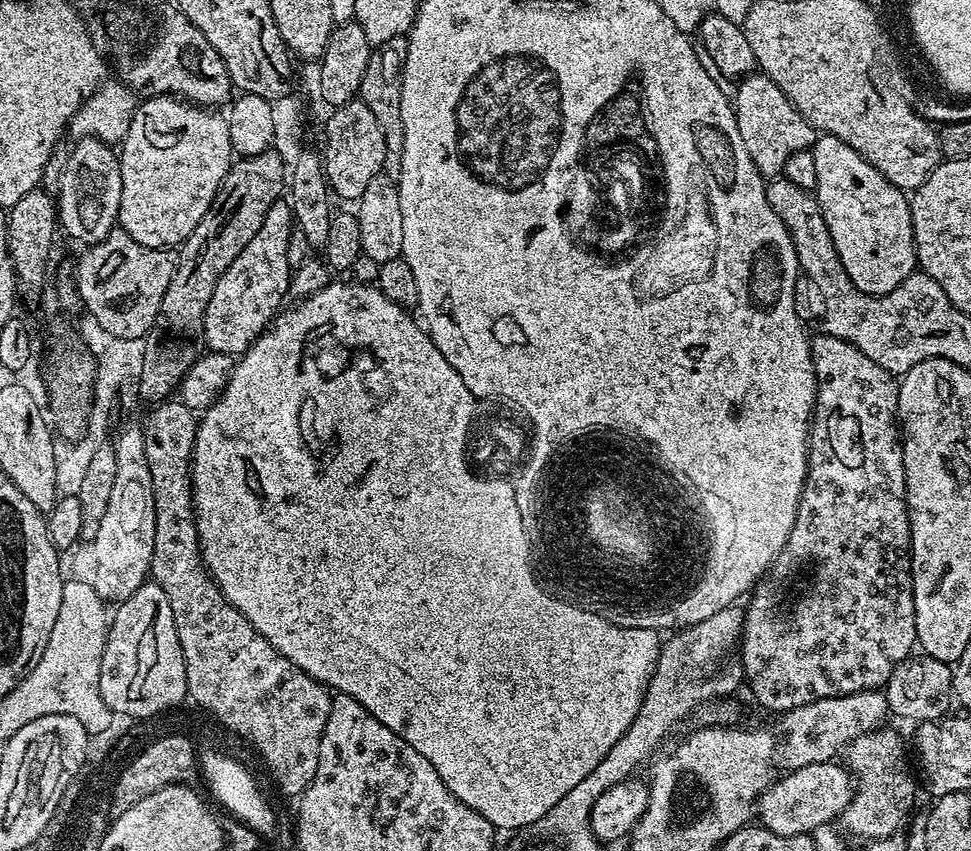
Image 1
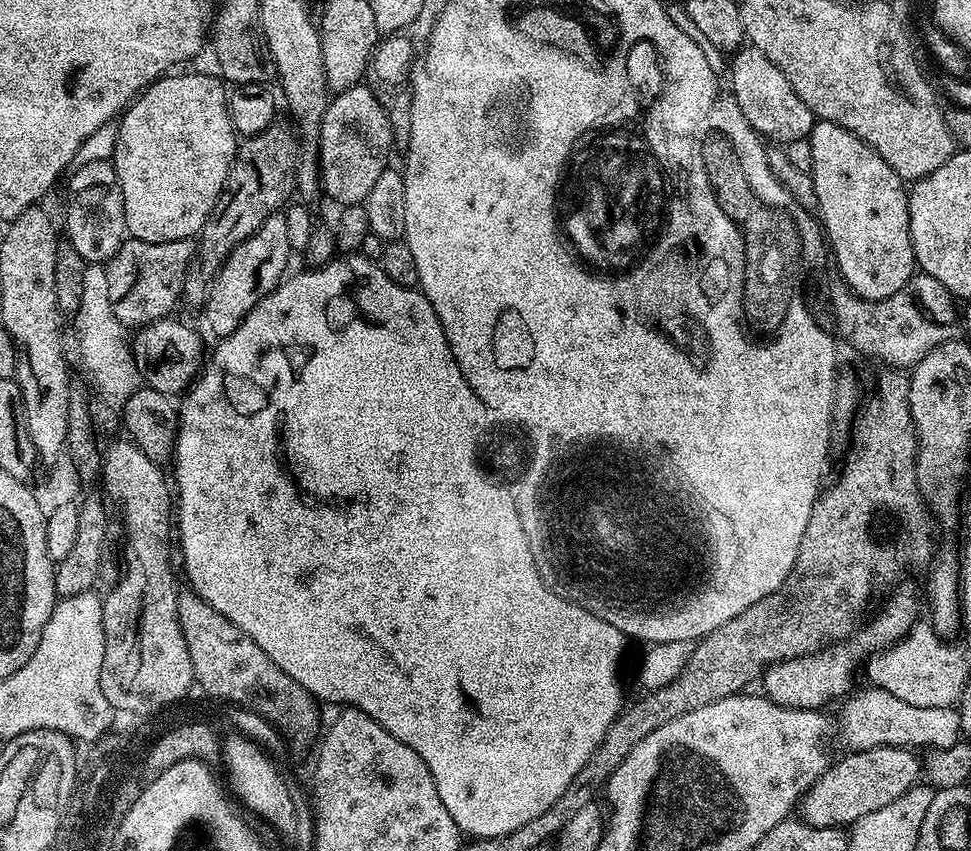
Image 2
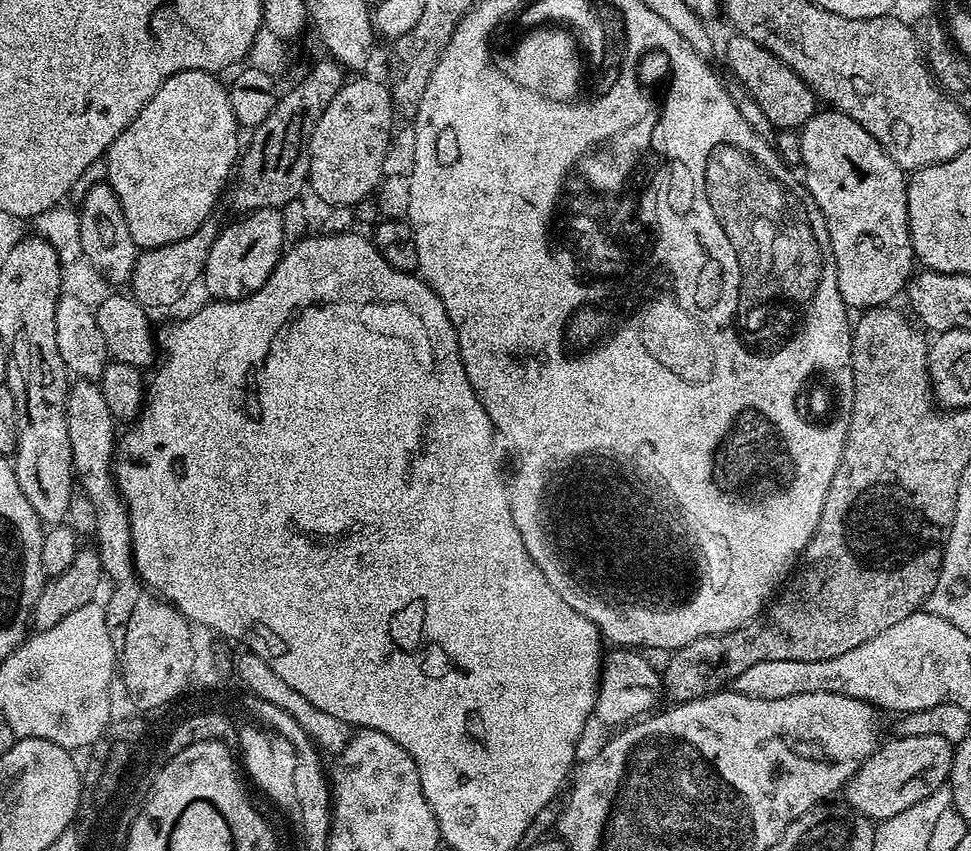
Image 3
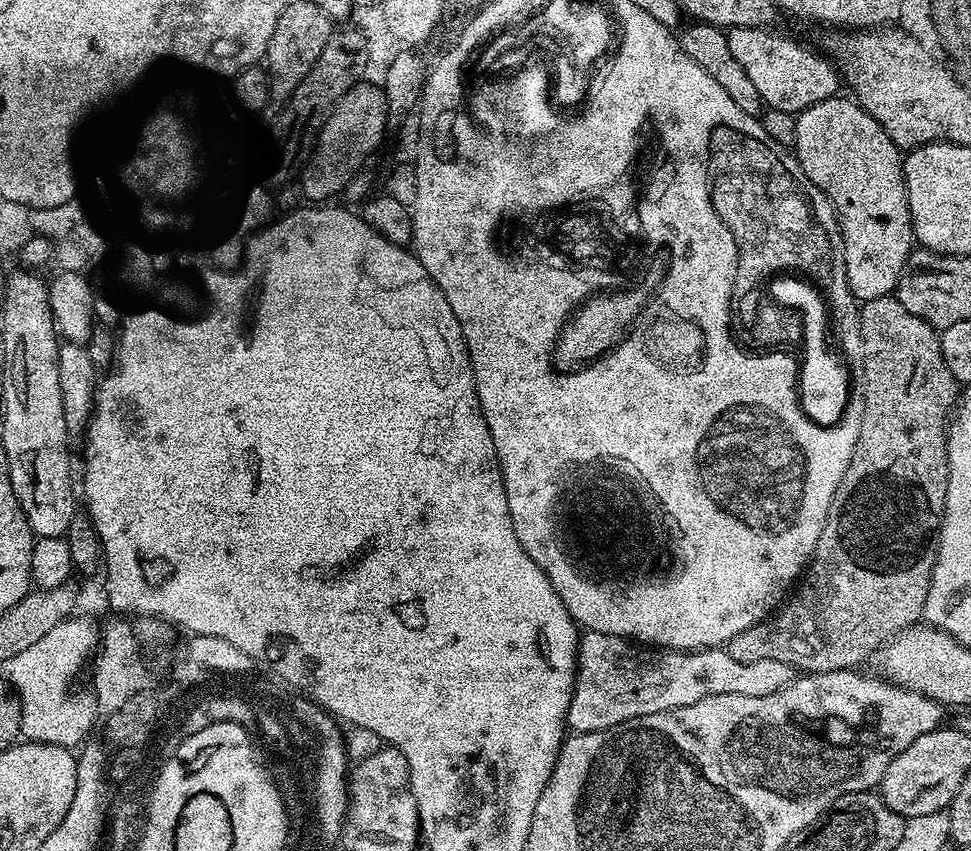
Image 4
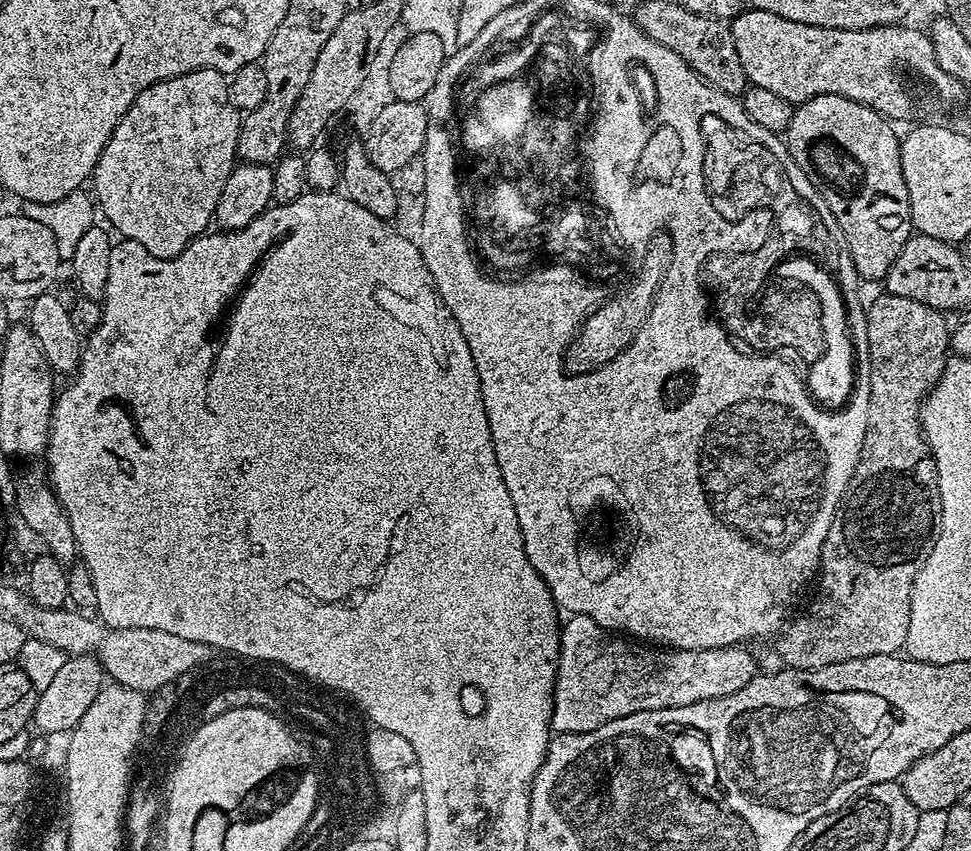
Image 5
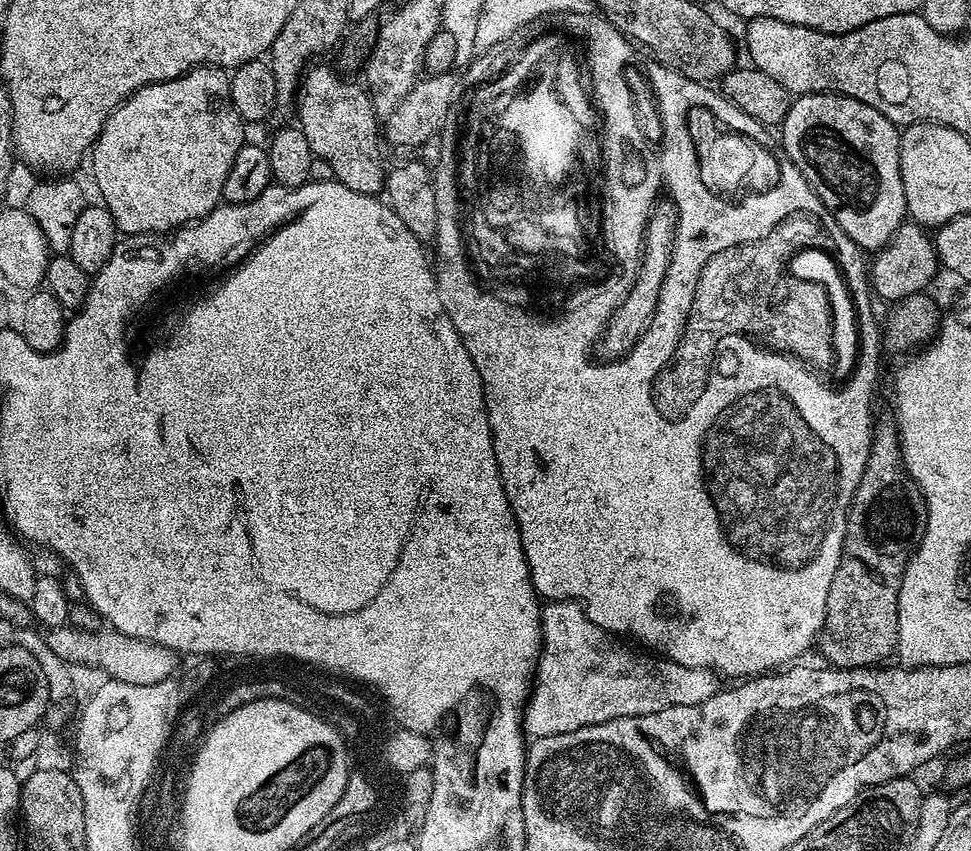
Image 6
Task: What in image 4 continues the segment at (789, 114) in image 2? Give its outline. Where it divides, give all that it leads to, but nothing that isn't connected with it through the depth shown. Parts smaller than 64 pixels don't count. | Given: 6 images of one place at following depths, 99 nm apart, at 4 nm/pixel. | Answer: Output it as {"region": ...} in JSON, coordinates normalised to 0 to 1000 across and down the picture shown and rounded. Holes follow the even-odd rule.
{"region":[[[794,32],[751,33],[748,38],[753,62],[764,75],[791,127],[823,134],[866,107],[867,90],[852,65],[843,66],[818,43],[795,36],[799,35]]]}

